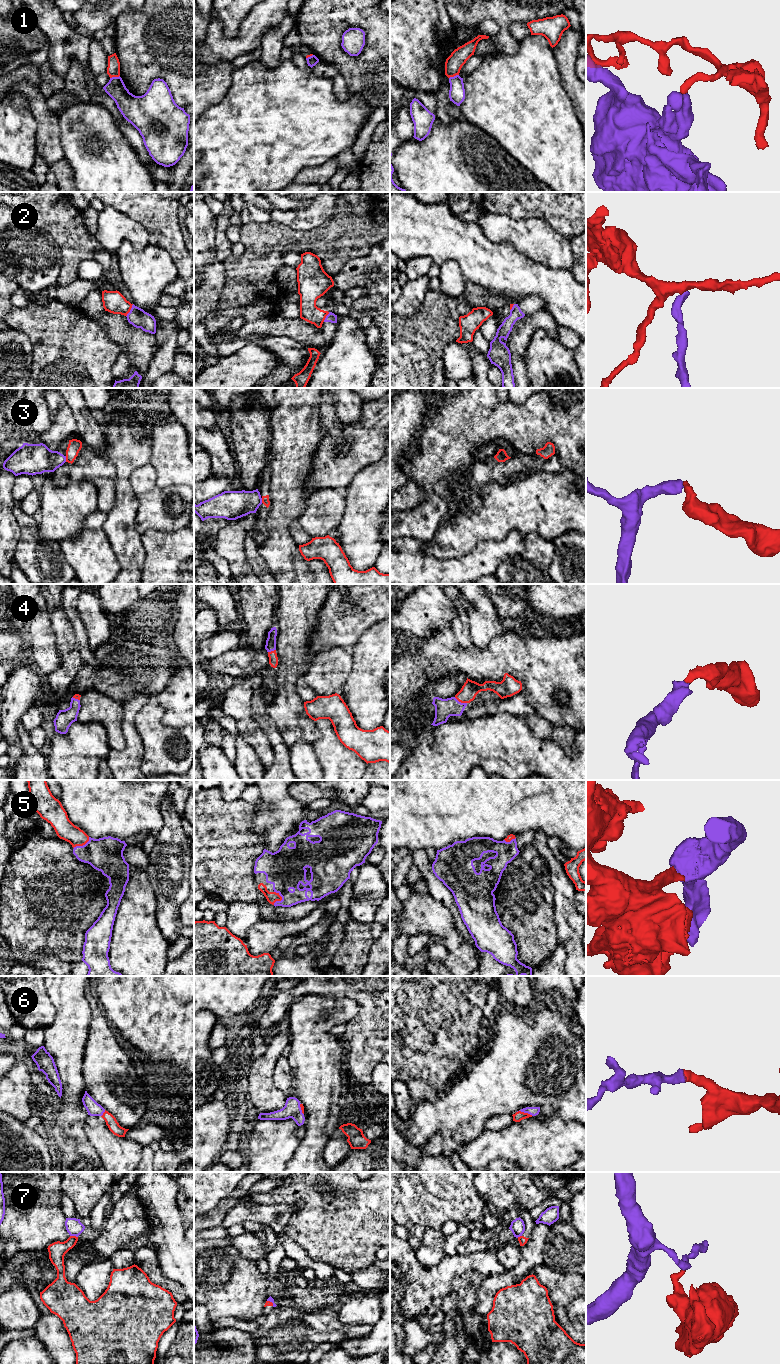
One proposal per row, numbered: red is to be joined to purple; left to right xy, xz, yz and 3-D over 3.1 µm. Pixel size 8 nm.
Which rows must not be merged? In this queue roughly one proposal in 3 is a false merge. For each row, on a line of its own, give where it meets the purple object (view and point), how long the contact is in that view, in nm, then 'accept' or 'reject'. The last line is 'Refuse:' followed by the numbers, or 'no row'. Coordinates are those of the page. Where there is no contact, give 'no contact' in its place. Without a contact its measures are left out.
1: meets purple in xy at (114, 77); contact 80 nm long; reject
2: meets purple in xy at (130, 310); contact 120 nm long; accept
3: meets purple in xy at (65, 459); contact 50 nm long; reject
4: meets purple in yz at (460, 702); contact 120 nm long; accept
5: meets purple in xz at (282, 899); contact 110 nm long; accept
6: meets purple in yz at (525, 1112); contact 130 nm long; accept
7: meets purple in xy at (74, 1235); contact 70 nm long; reject
Refuse: 1, 3, 7

